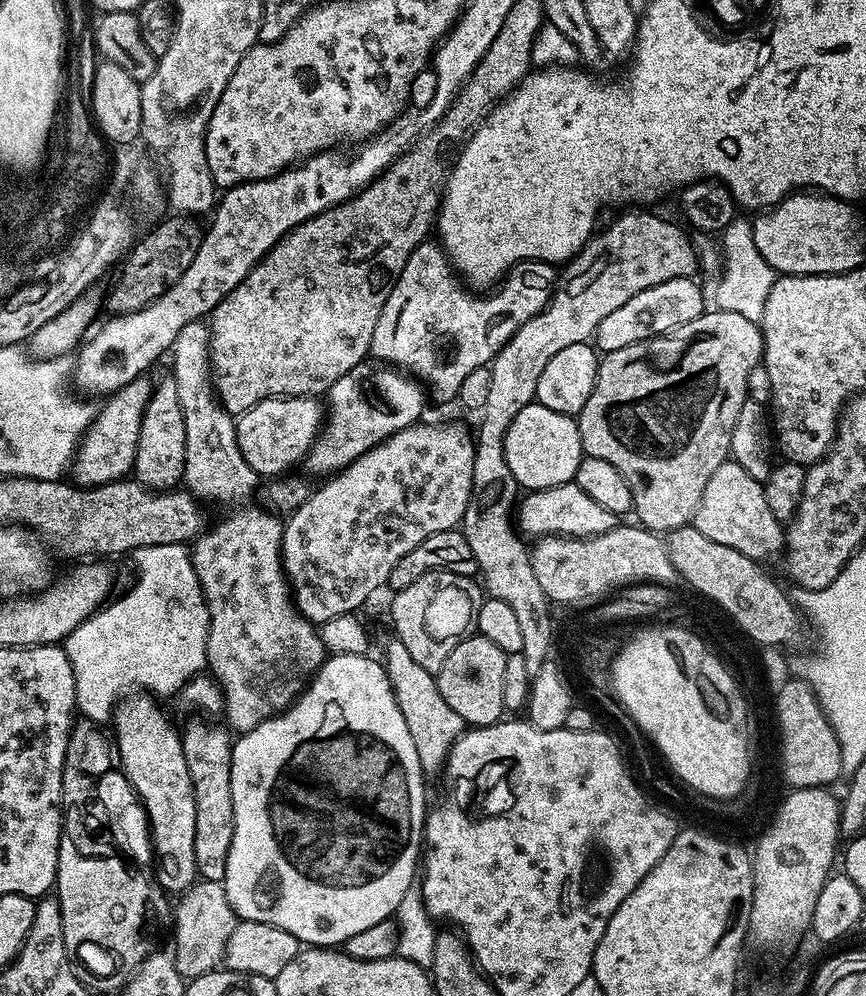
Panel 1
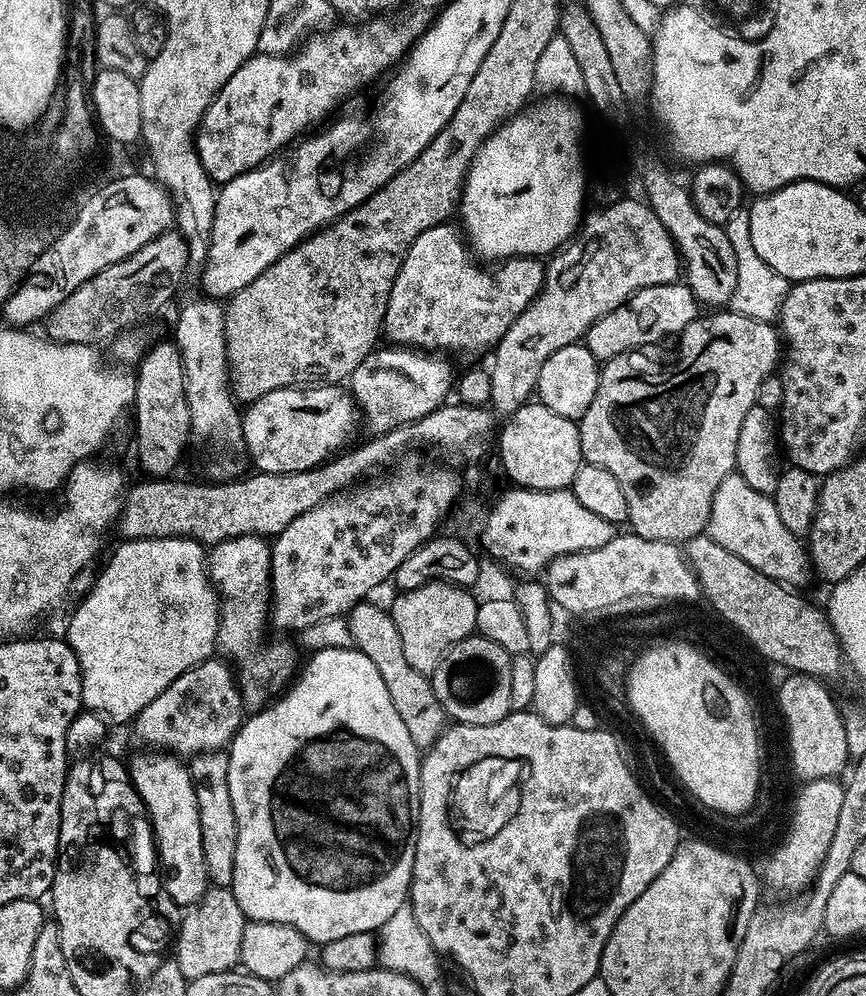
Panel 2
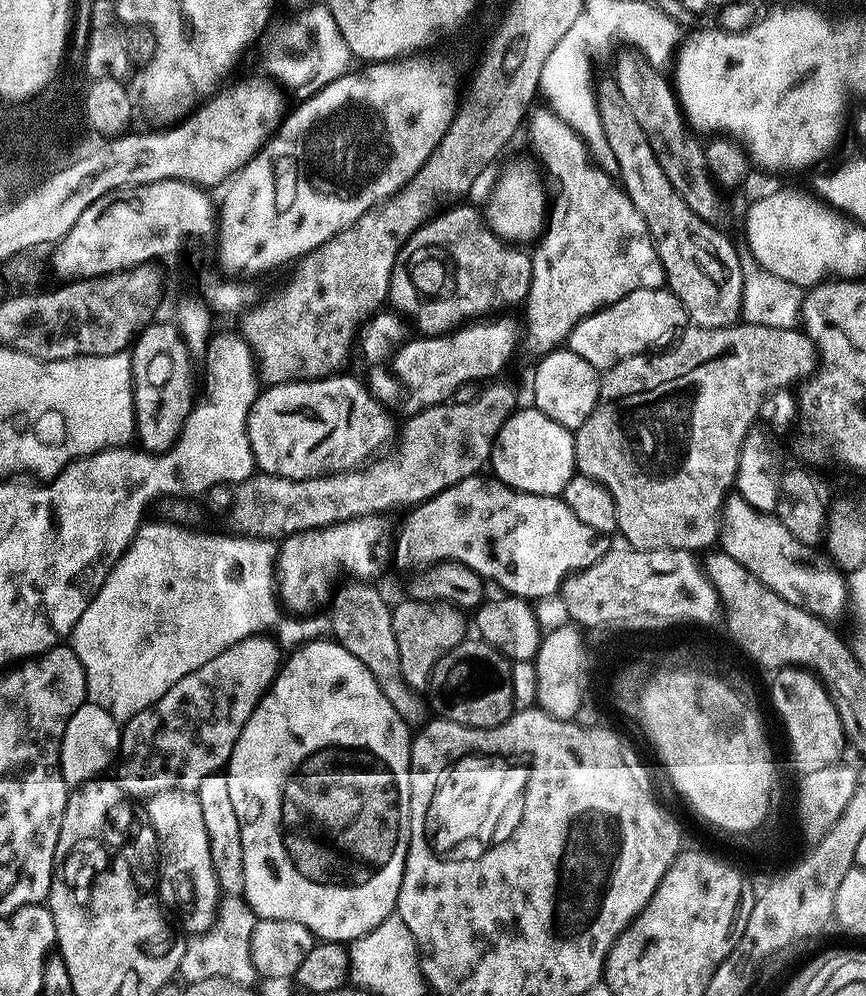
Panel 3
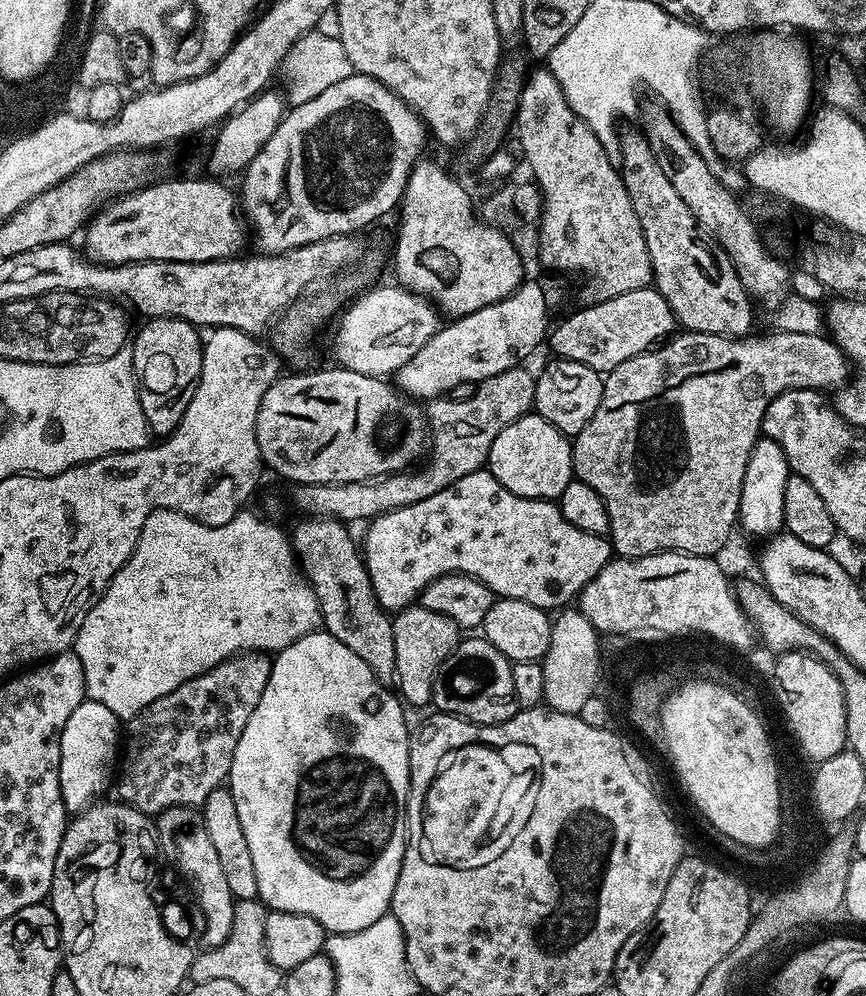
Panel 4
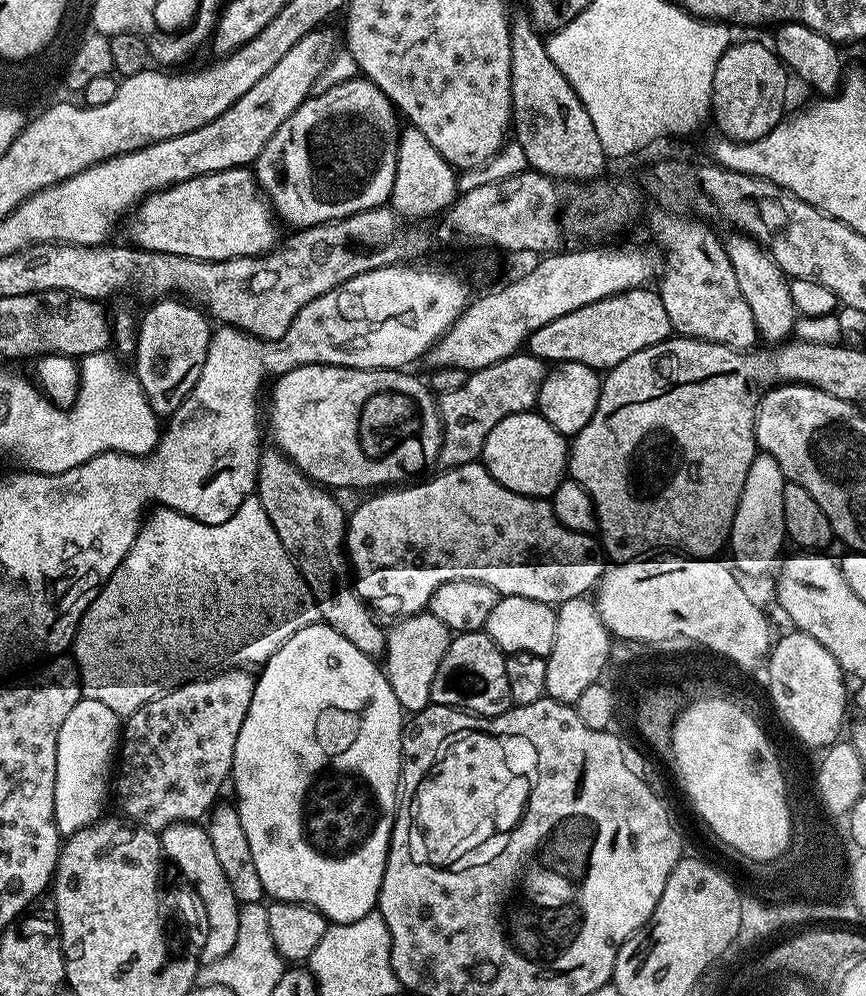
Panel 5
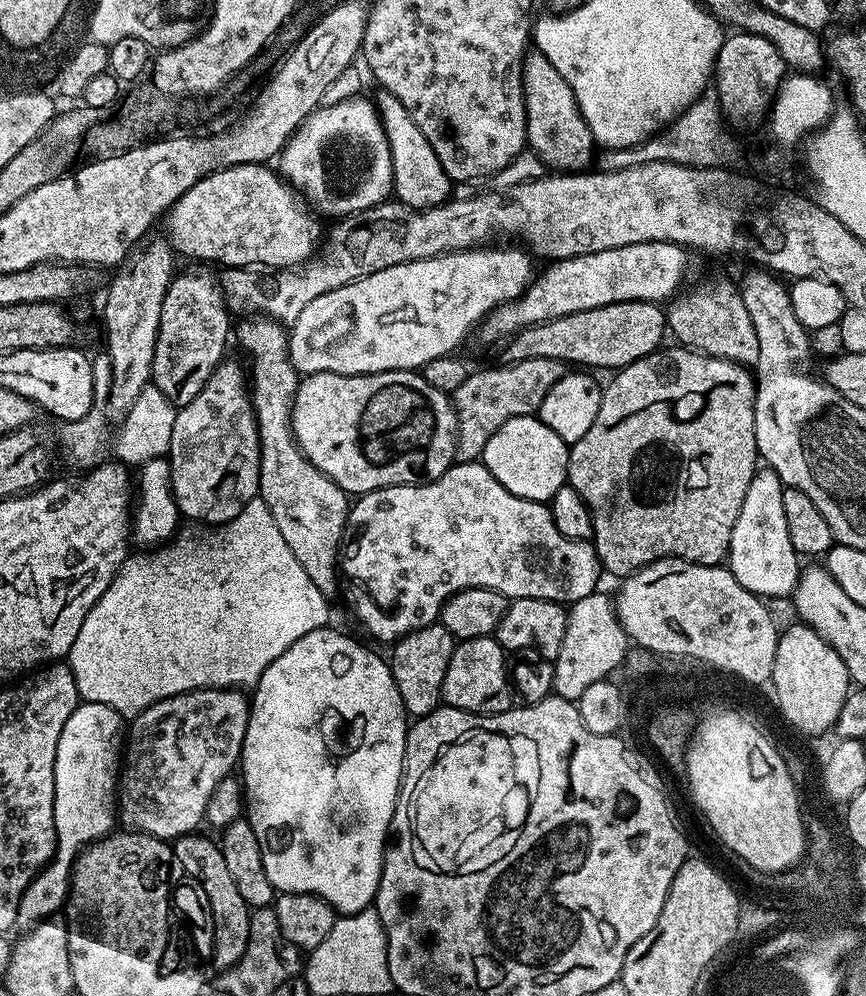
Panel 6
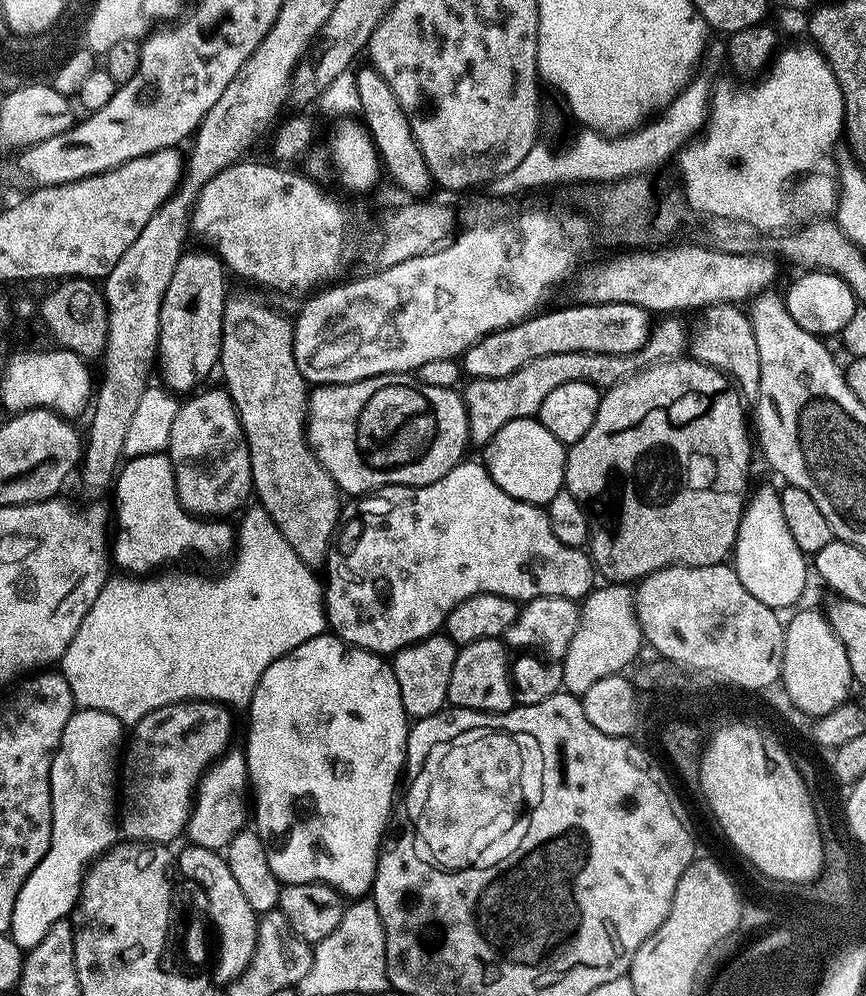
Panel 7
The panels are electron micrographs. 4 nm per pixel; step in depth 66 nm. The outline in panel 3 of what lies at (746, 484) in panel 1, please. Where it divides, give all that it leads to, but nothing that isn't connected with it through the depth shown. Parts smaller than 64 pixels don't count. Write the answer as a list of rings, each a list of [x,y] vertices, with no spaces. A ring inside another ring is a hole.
[[[739,494],[729,495],[720,513],[719,547],[734,558],[754,578],[774,590],[786,602],[806,610],[819,620],[836,622],[849,607],[848,582],[845,573],[832,563],[823,551],[813,545],[798,542],[775,515],[760,512]],[[820,551],[820,552],[816,552]]]

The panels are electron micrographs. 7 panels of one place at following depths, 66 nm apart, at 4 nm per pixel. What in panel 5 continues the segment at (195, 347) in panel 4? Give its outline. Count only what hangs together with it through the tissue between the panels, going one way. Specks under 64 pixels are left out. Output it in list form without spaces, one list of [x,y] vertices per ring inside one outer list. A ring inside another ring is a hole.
[[[160,298],[153,304],[156,305],[145,314],[144,320],[142,316],[138,324],[134,375],[157,417],[168,418],[178,406],[182,406],[190,390],[194,390],[206,362],[214,328],[199,307],[183,299]]]

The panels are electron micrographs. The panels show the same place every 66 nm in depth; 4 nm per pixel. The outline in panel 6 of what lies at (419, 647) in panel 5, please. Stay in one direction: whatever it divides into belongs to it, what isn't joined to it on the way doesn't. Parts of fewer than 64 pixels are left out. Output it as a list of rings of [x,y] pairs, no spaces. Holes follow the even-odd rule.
[[[439,622],[417,626],[395,641],[391,649],[393,652],[390,655],[390,667],[394,682],[398,686],[398,694],[404,703],[405,713],[409,717],[426,716],[441,703],[440,683],[446,674],[453,647],[454,637]]]

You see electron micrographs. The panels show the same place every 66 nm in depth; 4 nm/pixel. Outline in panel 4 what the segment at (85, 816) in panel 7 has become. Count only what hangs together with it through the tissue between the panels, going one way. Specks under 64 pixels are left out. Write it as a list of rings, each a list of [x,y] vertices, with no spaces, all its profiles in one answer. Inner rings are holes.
[[[86,698],[78,706],[78,710],[74,710],[70,718],[66,718],[60,739],[60,789],[66,811],[79,814],[93,807],[103,797],[100,795],[107,790],[108,783],[113,783],[121,744],[122,722],[114,714],[114,710],[102,706],[102,702]]]

